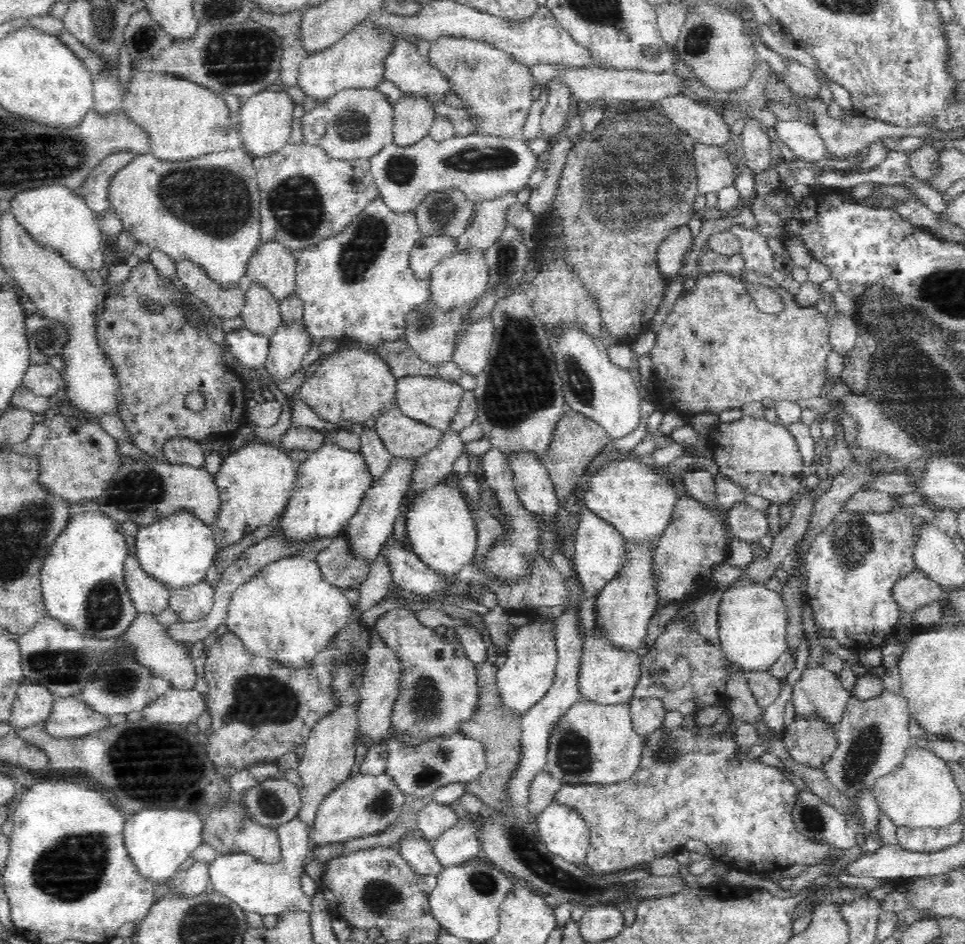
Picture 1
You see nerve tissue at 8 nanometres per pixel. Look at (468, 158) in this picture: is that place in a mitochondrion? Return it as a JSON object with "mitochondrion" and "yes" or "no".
{"mitochondrion":"yes"}

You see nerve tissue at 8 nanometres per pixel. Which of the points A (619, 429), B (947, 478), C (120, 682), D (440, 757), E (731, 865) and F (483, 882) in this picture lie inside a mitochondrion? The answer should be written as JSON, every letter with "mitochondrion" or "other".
{"A":"other","B":"other","C":"mitochondrion","D":"mitochondrion","E":"other","F":"mitochondrion"}

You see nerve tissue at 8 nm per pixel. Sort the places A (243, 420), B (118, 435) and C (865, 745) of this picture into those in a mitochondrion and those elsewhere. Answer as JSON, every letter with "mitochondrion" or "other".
{"A":"other","B":"other","C":"mitochondrion"}

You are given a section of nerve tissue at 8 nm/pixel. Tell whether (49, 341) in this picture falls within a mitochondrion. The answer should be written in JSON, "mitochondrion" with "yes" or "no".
{"mitochondrion":"no"}

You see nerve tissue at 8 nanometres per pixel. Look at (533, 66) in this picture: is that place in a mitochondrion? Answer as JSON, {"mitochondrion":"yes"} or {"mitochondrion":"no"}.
{"mitochondrion":"no"}

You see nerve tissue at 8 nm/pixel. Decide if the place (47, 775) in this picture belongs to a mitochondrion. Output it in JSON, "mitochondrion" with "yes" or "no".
{"mitochondrion":"no"}

